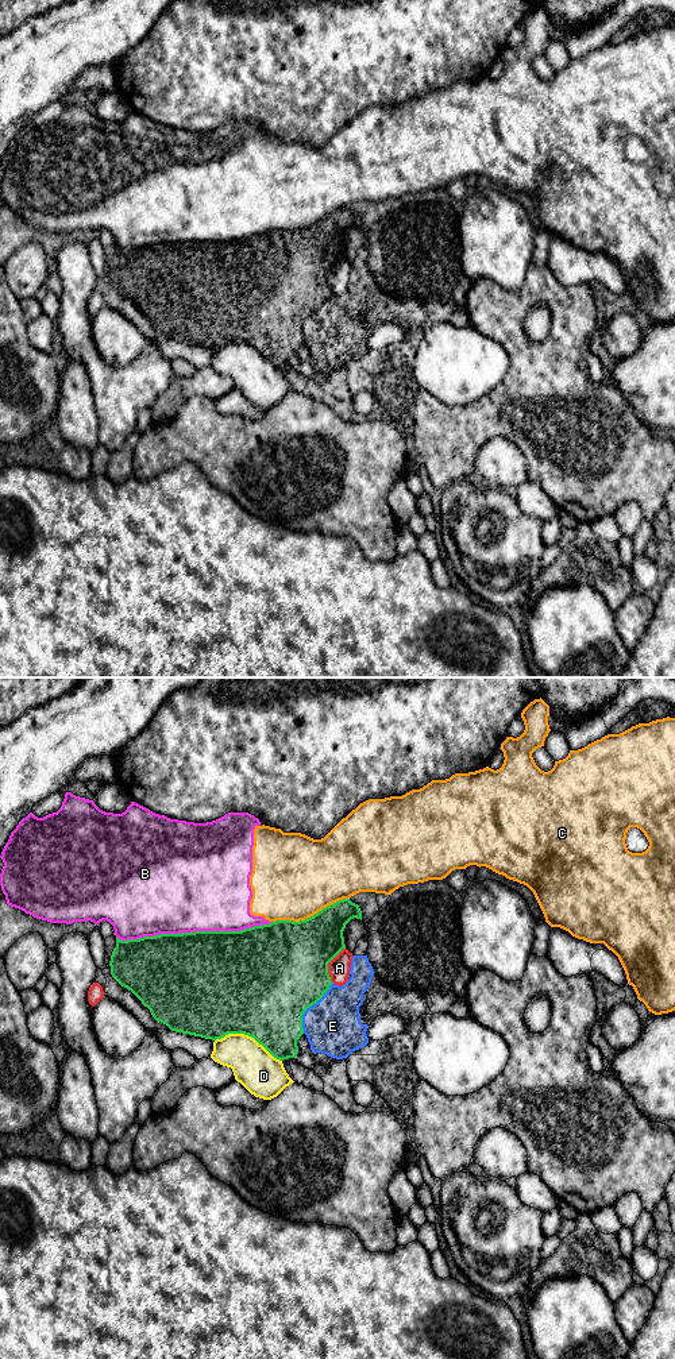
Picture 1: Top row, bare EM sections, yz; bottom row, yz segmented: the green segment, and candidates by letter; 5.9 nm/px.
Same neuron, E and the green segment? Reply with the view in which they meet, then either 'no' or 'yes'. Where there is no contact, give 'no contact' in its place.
contact in yz; no

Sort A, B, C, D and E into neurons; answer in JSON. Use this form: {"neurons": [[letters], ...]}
{"neurons": [["A"], ["B", "C"], ["D"], ["E"]]}

